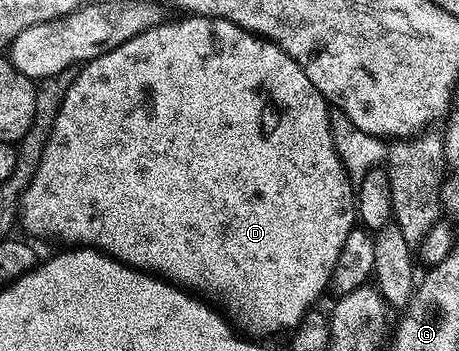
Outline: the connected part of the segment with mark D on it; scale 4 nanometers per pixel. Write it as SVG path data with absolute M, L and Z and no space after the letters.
M183 16L181 18L183 19L180 22L164 20L160 26L149 28L145 32L133 36L133 40L129 40L125 44L121 44L117 48L97 56L92 62L82 63L78 67L69 92L65 92L65 100L61 104L61 112L57 112L55 117L55 123L51 129L51 139L43 145L41 164L37 164L37 172L33 176L31 183L27 185L27 189L23 192L18 213L18 217L21 219L21 226L23 222L24 228L28 230L26 233L32 239L52 238L53 241L63 242L59 244L66 244L71 248L101 250L104 254L108 254L110 258L124 262L126 266L131 266L135 270L143 270L147 274L156 275L188 292L194 292L196 295L214 303L244 335L279 334L282 330L290 332L295 329L295 326L307 314L308 310L318 303L315 301L322 296L323 290L325 294L329 286L331 272L337 262L337 256L341 254L341 248L345 244L349 232L356 229L357 226L357 207L355 205L357 190L333 148L333 136L331 135L332 111L329 109L329 103L321 96L321 92L317 92L317 88L313 88L312 82L309 81L309 76L305 76L303 69L277 44L273 44L267 38L260 38L257 34L250 34L245 28L241 28L224 18L205 18L202 16Z

